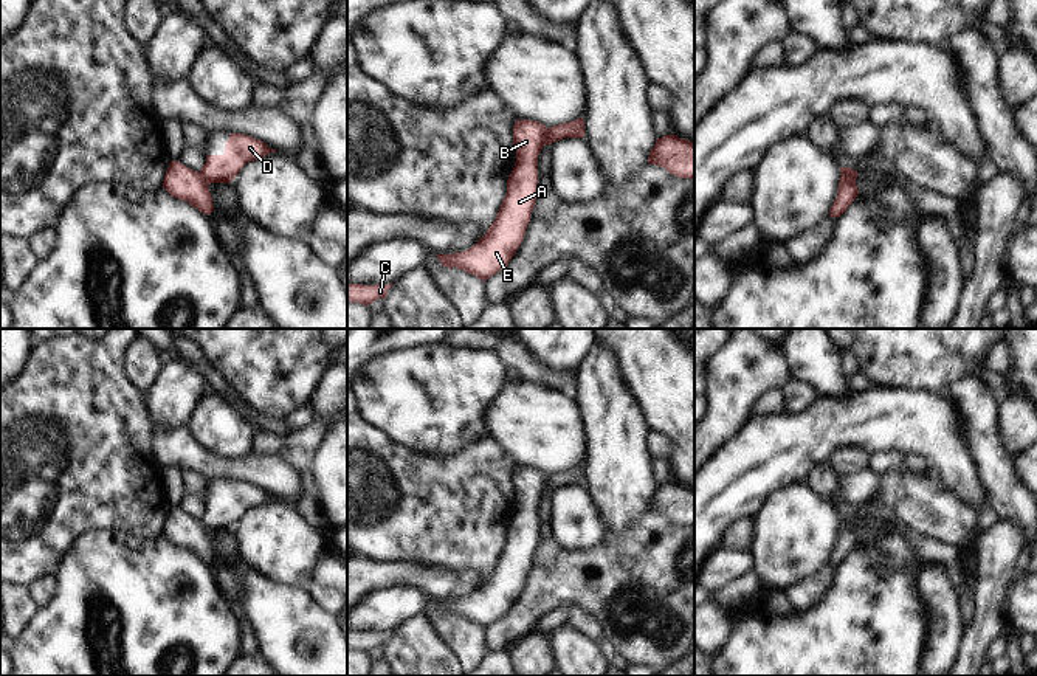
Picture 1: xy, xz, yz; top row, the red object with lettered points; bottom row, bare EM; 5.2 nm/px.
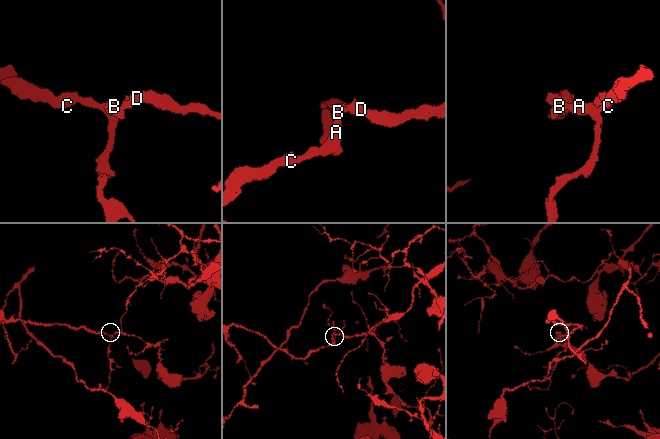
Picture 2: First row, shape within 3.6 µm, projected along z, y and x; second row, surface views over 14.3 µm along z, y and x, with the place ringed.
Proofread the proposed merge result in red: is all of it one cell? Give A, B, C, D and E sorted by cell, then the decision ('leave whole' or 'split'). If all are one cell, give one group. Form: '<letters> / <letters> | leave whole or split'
A B C E / D | split

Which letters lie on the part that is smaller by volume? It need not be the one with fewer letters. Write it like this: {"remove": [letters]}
{"remove": ["A", "B", "C", "E"]}

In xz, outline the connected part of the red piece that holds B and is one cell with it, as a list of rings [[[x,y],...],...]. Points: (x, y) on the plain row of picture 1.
[[[516,467],[513,491],[516,510],[507,527],[507,541],[494,569],[470,597],[454,602],[436,602],[443,614],[459,616],[487,628],[515,603],[538,544],[538,502],[547,491],[549,476],[536,468]]]

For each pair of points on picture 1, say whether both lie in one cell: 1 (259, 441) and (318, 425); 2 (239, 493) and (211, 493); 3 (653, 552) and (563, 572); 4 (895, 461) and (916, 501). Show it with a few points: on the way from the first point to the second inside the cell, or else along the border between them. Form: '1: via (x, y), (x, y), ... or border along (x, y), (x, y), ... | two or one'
1: via (273, 441), (304, 438) | one
2: via (233, 493), (217, 493) | one
3: via (631, 563), (585, 565) | one
4: border along (902, 467), (884, 475) | two

